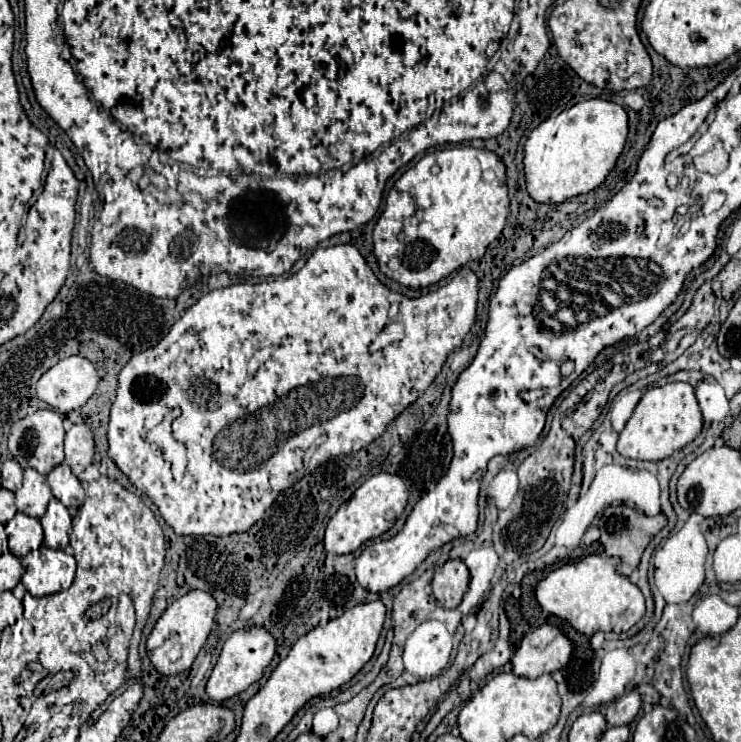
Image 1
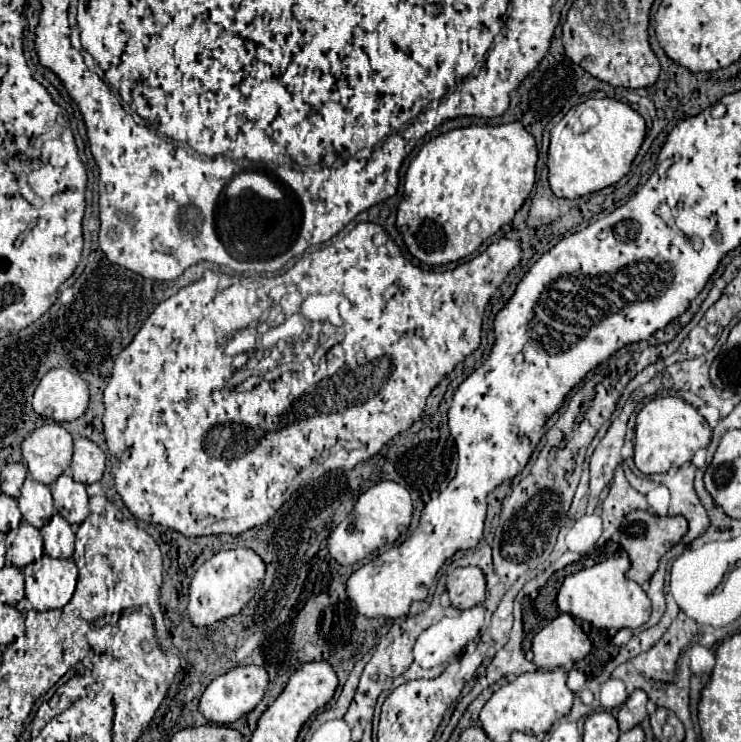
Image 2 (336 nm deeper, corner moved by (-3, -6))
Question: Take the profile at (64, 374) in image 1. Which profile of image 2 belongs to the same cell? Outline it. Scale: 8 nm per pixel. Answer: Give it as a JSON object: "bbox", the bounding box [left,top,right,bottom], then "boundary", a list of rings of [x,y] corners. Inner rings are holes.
{"bbox":[33,369,89,423],"boundary":[[[51,369],[33,393],[33,409],[57,423],[79,419],[89,405],[87,383],[69,369]]]}

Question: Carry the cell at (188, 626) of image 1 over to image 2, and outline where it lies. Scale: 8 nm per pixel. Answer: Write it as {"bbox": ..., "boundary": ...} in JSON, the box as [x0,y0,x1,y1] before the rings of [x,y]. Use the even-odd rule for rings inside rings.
{"bbox":[189,549,265,627],"boundary":[[[229,549],[219,551],[209,561],[205,561],[195,573],[189,589],[189,623],[193,627],[209,627],[221,619],[237,615],[257,591],[265,577],[265,563],[251,549]]]}

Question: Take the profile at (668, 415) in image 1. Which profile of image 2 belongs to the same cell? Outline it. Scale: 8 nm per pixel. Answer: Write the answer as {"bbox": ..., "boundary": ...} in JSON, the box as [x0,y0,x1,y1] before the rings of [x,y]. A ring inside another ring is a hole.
{"bbox":[635,397,711,473],"boundary":[[[657,397],[643,405],[637,413],[635,425],[635,467],[645,473],[665,473],[671,467],[681,467],[685,461],[691,461],[697,449],[707,447],[711,441],[711,429],[707,421],[697,413],[697,409],[681,397]]]}

